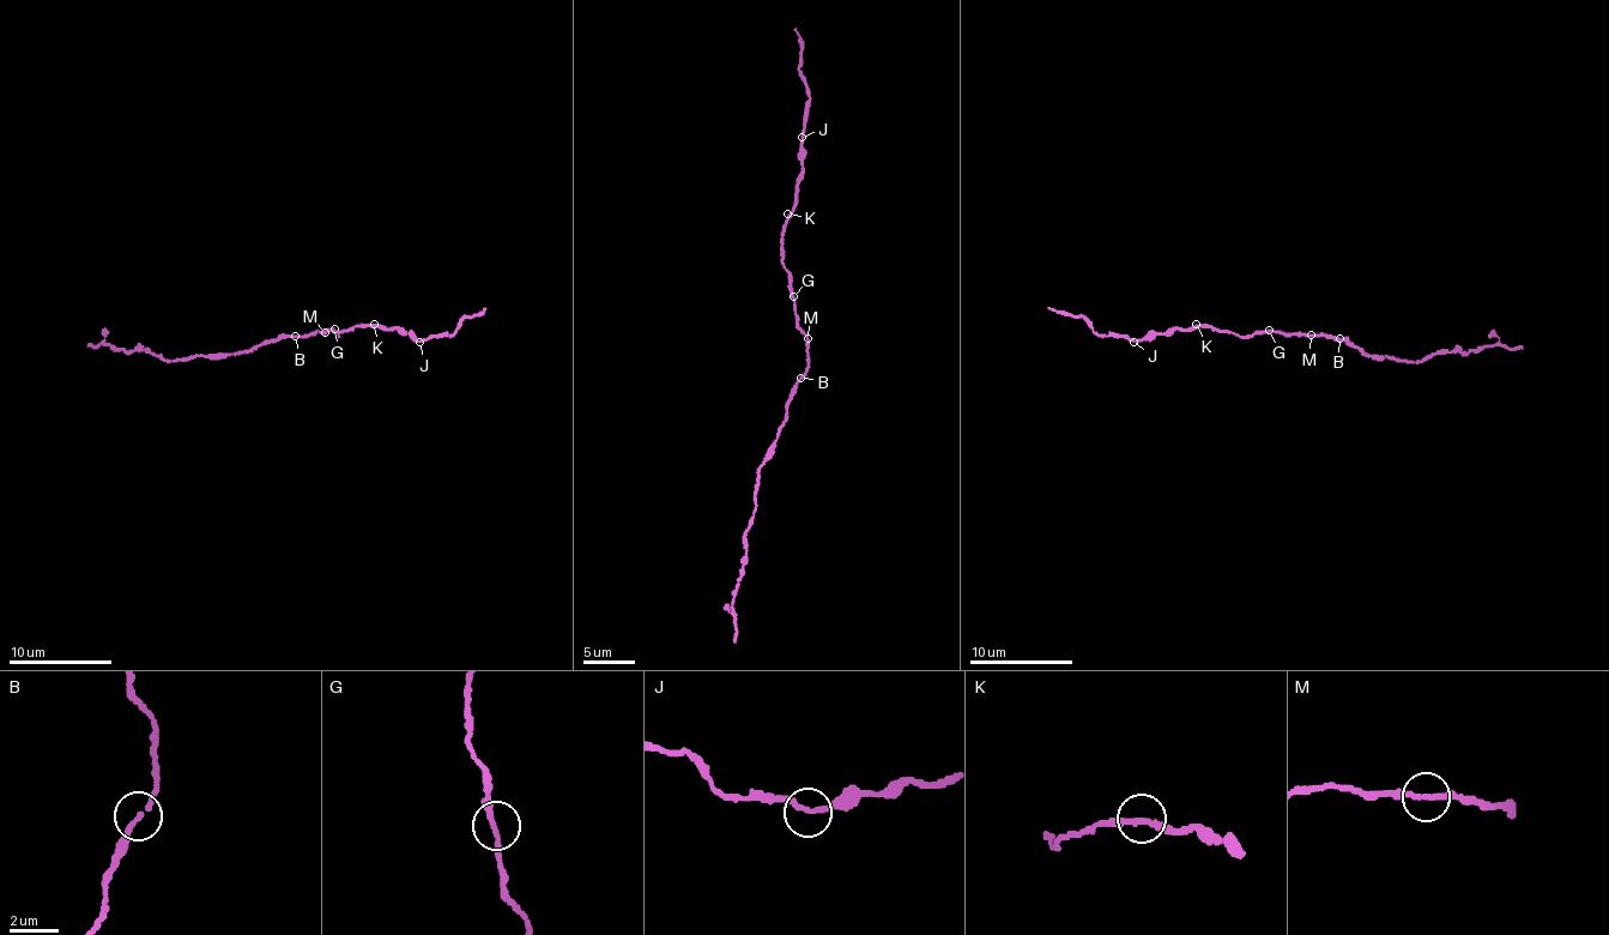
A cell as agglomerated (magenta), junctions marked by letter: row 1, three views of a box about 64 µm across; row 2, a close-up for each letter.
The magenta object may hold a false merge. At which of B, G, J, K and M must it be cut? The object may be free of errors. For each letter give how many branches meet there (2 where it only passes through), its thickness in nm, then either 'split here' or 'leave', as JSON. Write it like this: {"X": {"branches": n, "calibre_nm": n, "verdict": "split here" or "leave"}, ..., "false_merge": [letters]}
{"B": {"branches": 2, "calibre_nm": 240, "verdict": "leave"}, "G": {"branches": 2, "calibre_nm": 240, "verdict": "leave"}, "J": {"branches": 2, "calibre_nm": 240, "verdict": "leave"}, "K": {"branches": 2, "calibre_nm": 240, "verdict": "leave"}, "M": {"branches": 2, "calibre_nm": 240, "verdict": "leave"}, "false_merge": []}

